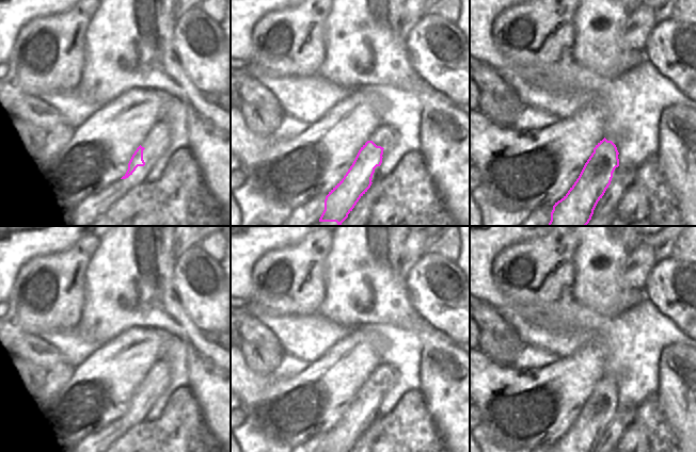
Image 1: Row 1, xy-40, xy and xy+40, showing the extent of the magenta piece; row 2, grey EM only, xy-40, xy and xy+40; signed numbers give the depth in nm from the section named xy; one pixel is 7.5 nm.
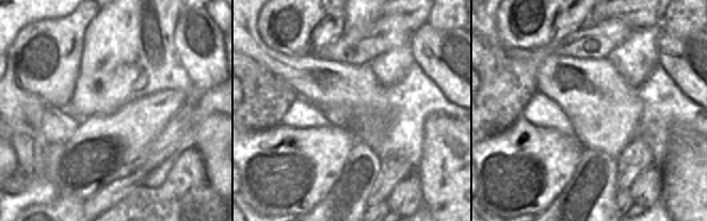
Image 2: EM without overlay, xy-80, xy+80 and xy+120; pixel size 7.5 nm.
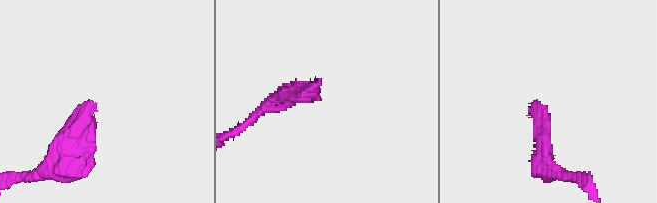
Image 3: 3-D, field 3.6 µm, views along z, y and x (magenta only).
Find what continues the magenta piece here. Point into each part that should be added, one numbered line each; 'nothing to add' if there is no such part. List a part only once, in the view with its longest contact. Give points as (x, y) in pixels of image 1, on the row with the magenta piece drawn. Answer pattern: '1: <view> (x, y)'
1: xy (385, 134).

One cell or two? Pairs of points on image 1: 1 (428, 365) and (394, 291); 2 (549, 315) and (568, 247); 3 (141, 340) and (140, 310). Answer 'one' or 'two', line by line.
1: one
2: two
3: two

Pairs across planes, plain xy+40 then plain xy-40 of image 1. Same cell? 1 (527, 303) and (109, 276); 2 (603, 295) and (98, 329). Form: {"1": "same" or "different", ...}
{"1": "different", "2": "same"}

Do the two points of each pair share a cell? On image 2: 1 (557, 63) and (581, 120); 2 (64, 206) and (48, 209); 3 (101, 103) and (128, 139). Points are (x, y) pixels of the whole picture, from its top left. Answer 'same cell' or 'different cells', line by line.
1: same cell
2: same cell
3: different cells

